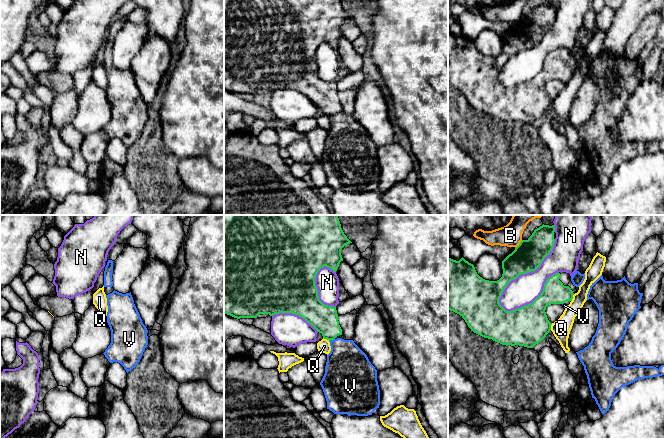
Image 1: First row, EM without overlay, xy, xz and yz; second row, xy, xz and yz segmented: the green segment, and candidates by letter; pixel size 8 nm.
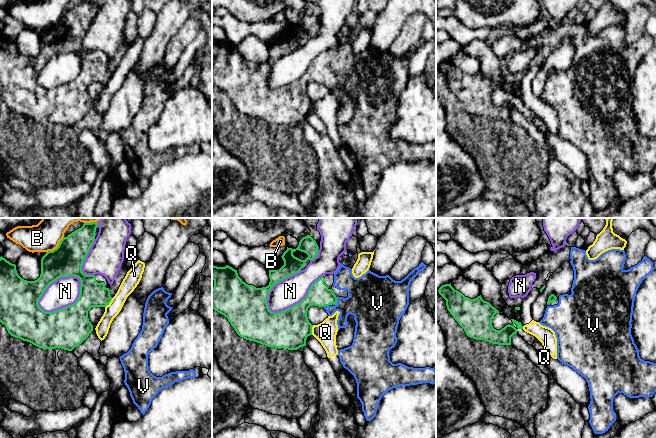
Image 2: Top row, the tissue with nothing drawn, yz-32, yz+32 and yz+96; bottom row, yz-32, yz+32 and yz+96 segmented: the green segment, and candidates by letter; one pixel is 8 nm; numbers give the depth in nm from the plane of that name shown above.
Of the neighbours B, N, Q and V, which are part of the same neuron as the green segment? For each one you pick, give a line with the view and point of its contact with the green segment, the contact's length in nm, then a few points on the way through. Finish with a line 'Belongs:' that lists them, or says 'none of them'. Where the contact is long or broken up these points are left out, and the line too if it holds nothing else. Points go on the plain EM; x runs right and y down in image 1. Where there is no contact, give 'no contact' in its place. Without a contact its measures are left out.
V: xz (331, 115) | 50 nm | across xz (324, 94), (330, 105), (331, 115), (345, 130), (347, 141)
Belongs: V

